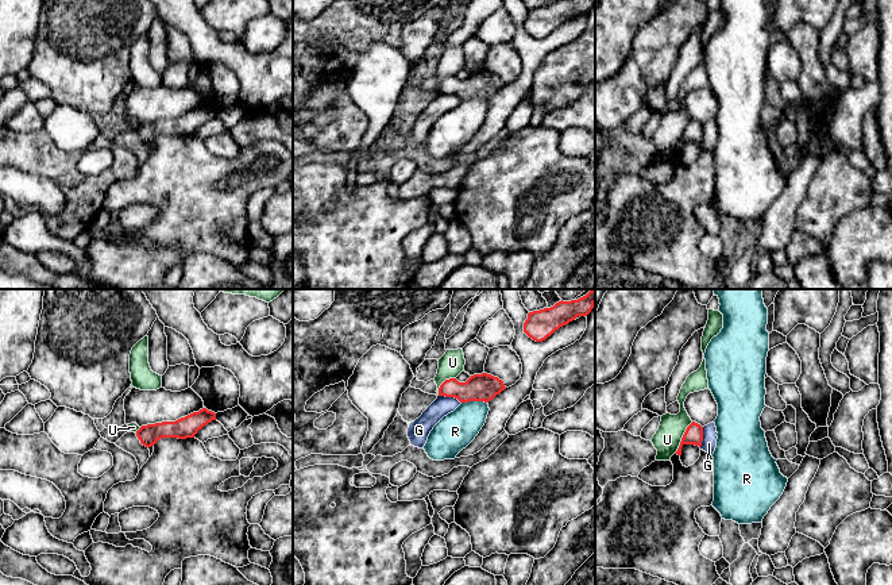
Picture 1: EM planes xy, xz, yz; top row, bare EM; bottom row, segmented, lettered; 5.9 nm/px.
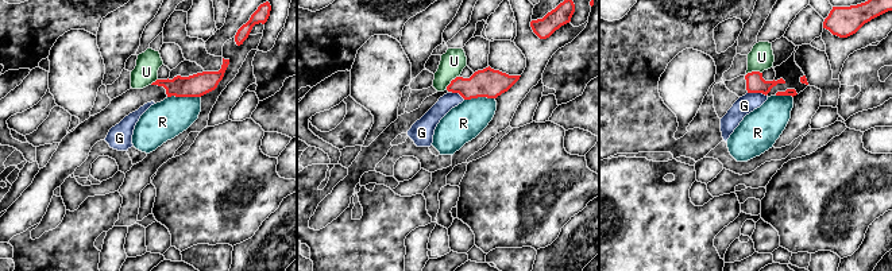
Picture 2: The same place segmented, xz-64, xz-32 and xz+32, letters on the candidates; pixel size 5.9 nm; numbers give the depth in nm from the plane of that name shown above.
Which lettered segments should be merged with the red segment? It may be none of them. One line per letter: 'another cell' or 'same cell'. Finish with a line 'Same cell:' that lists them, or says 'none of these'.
G: another cell
R: another cell
U: another cell
Same cell: none of these

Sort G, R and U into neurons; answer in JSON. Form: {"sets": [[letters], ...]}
{"sets": [["G"], ["R"], ["U"]]}

